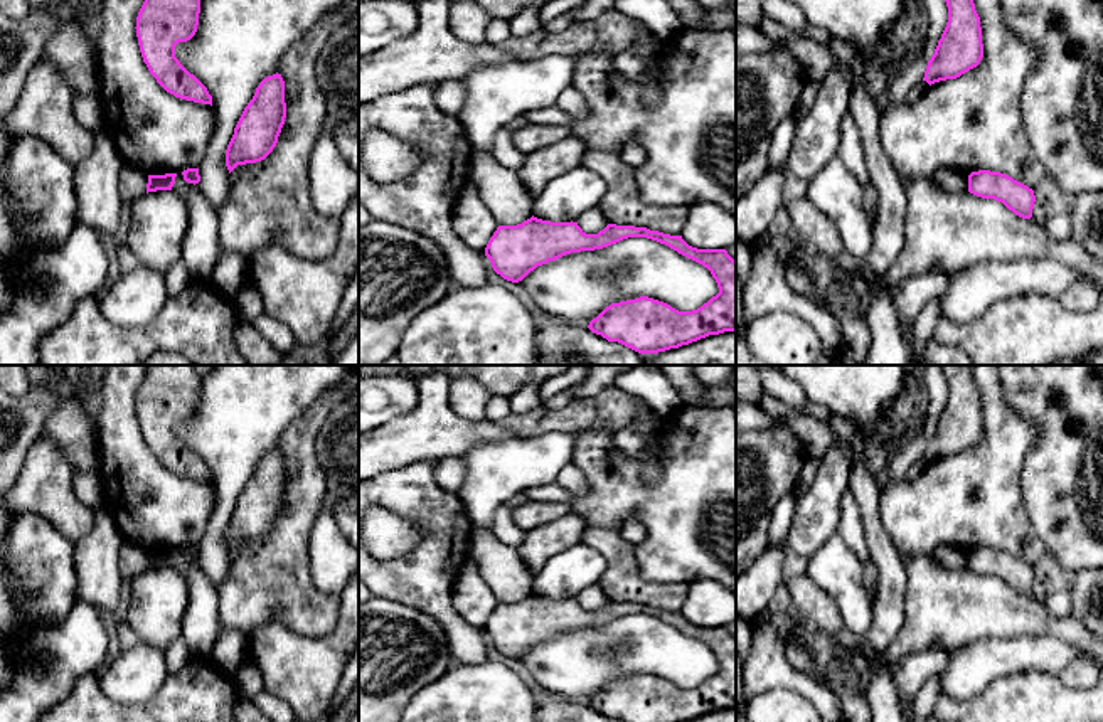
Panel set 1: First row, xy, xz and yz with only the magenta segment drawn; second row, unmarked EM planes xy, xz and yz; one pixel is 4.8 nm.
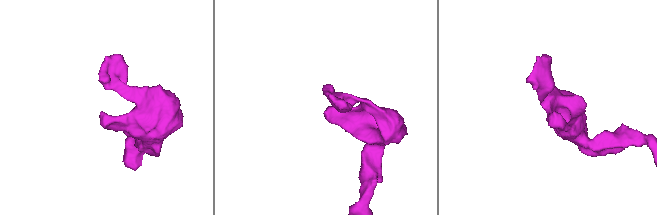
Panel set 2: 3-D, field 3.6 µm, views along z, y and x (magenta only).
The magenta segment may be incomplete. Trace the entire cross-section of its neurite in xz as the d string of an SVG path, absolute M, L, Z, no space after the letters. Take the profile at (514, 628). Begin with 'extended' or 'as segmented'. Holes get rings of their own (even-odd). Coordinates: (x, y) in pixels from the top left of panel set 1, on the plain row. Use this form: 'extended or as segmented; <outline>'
as segmented; M532 592L517 603L498 603L485 633L497 651L519 660L549 638L603 626L628 614L657 618L702 641L716 656L719 670L692 688L679 688L648 673L611 680L589 698L593 710L621 722L689 722L709 712L736 709L736 638L726 626L697 626L682 613L616 601L586 611L578 599L551 599Z

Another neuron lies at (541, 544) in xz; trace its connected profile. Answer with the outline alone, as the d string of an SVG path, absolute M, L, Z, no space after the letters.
M569 512L554 522L542 523L534 530L525 532L525 539L517 550L527 569L532 572L532 577L557 552L583 542L583 532L586 527L588 525L583 517Z

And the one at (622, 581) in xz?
M586 527L583 542L606 559L606 569L598 582L610 601L635 603L680 613L689 584L657 584L640 576L637 547L626 542L616 528Z

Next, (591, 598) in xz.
M598 584L581 591L576 599L586 611L598 611L610 601Z

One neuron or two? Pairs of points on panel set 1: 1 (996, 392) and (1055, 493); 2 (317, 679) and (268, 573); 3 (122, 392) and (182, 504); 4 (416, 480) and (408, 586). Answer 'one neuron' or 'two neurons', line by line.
1: two neurons
2: two neurons
3: one neuron
4: one neuron

